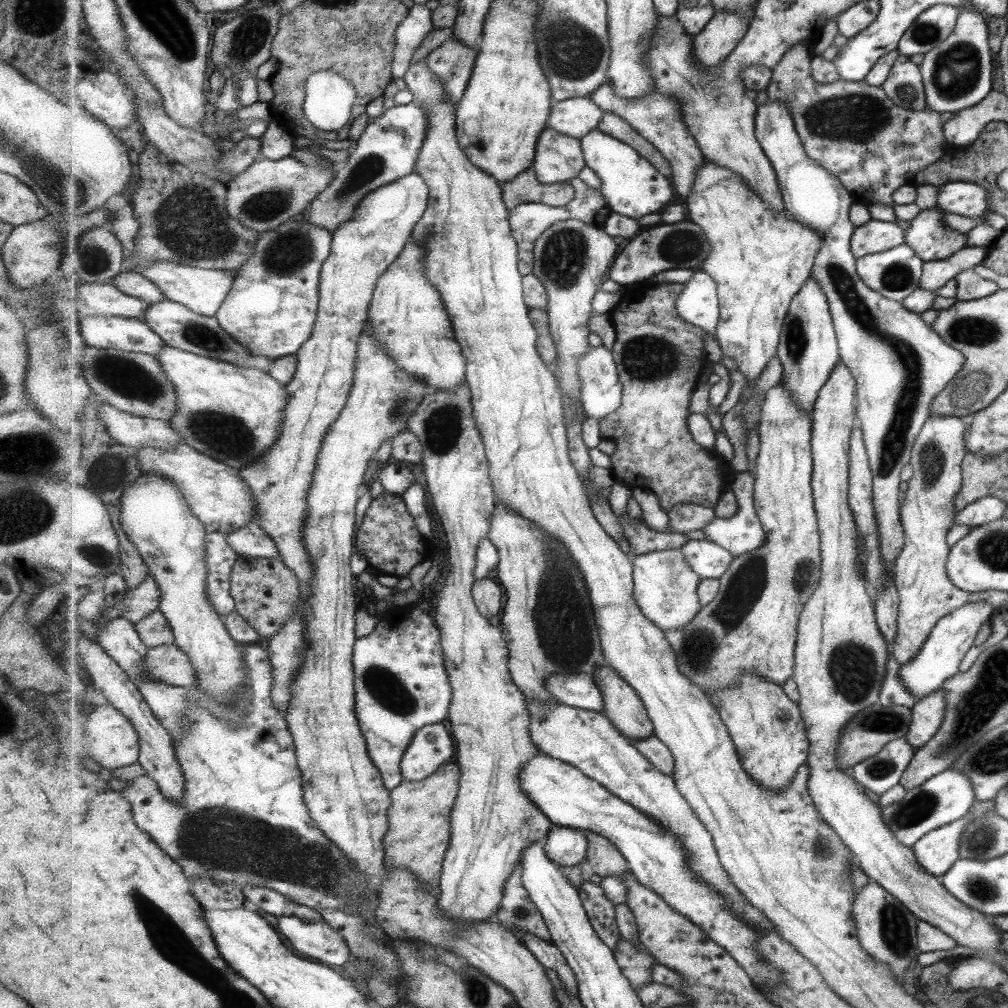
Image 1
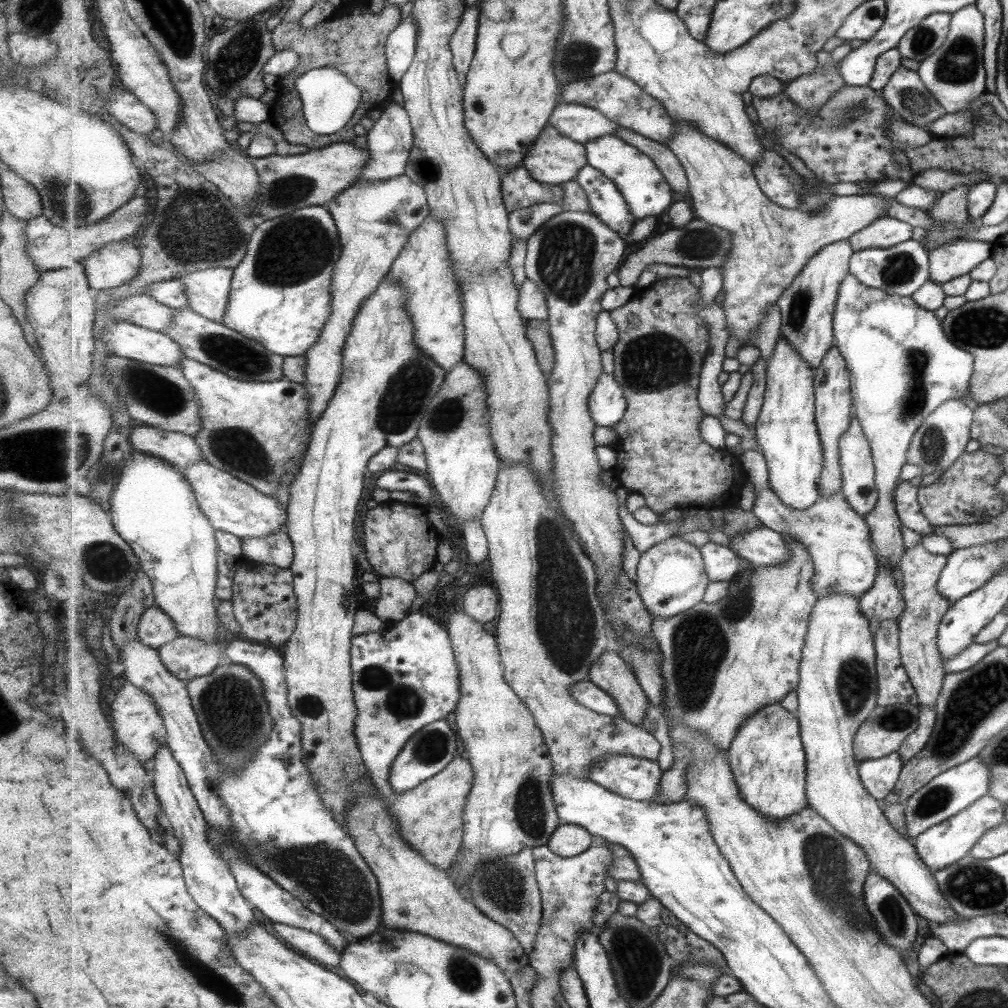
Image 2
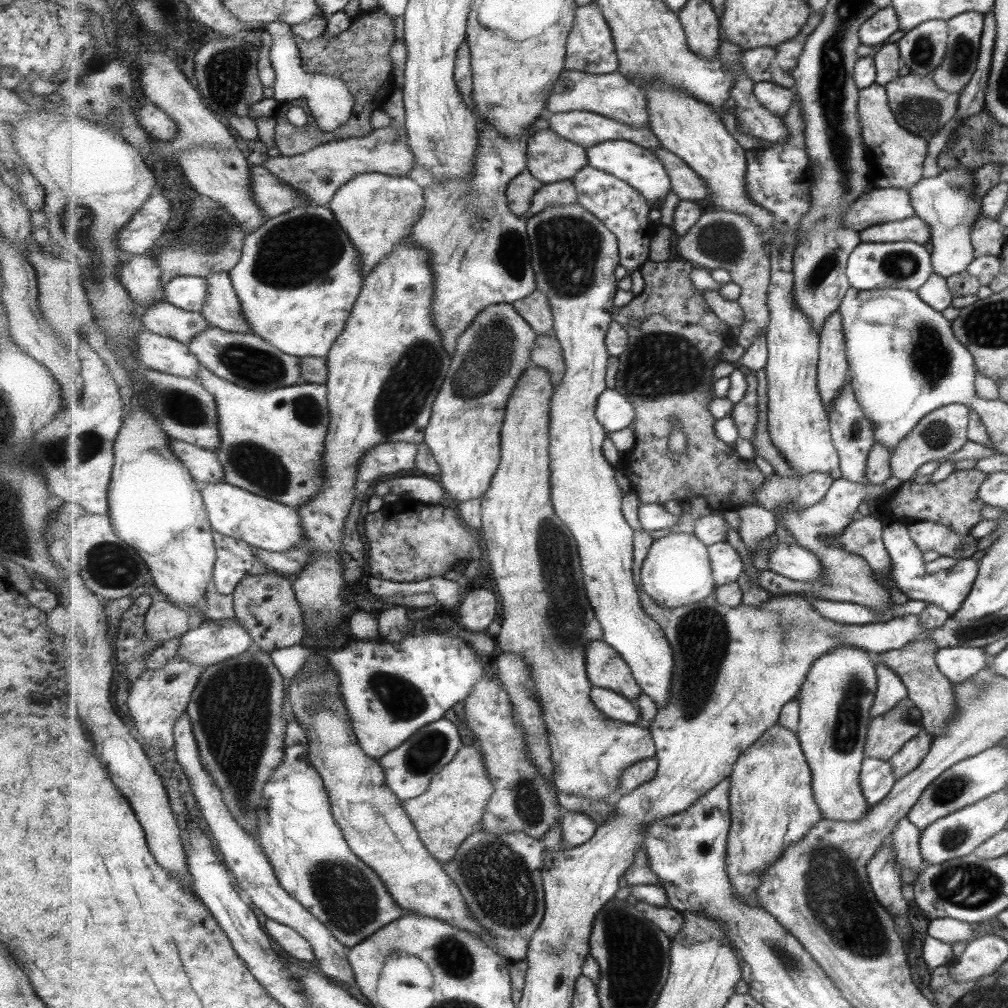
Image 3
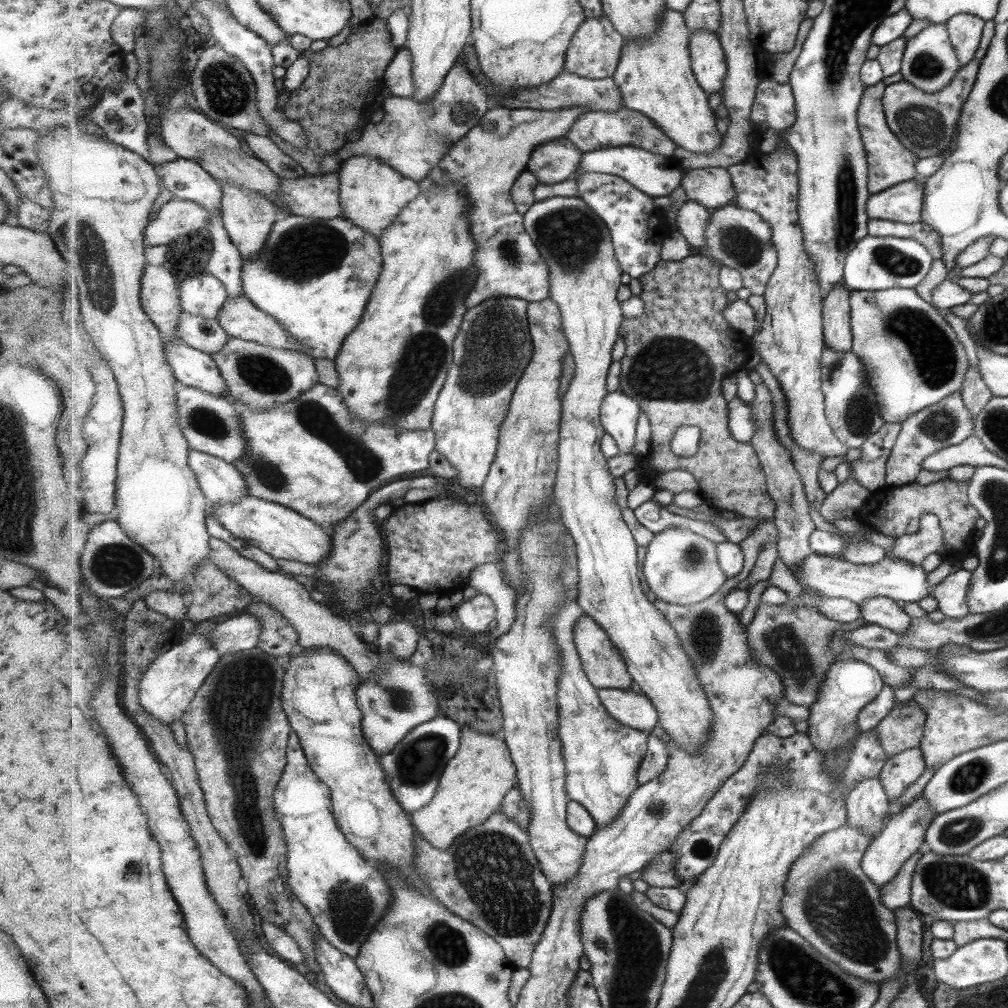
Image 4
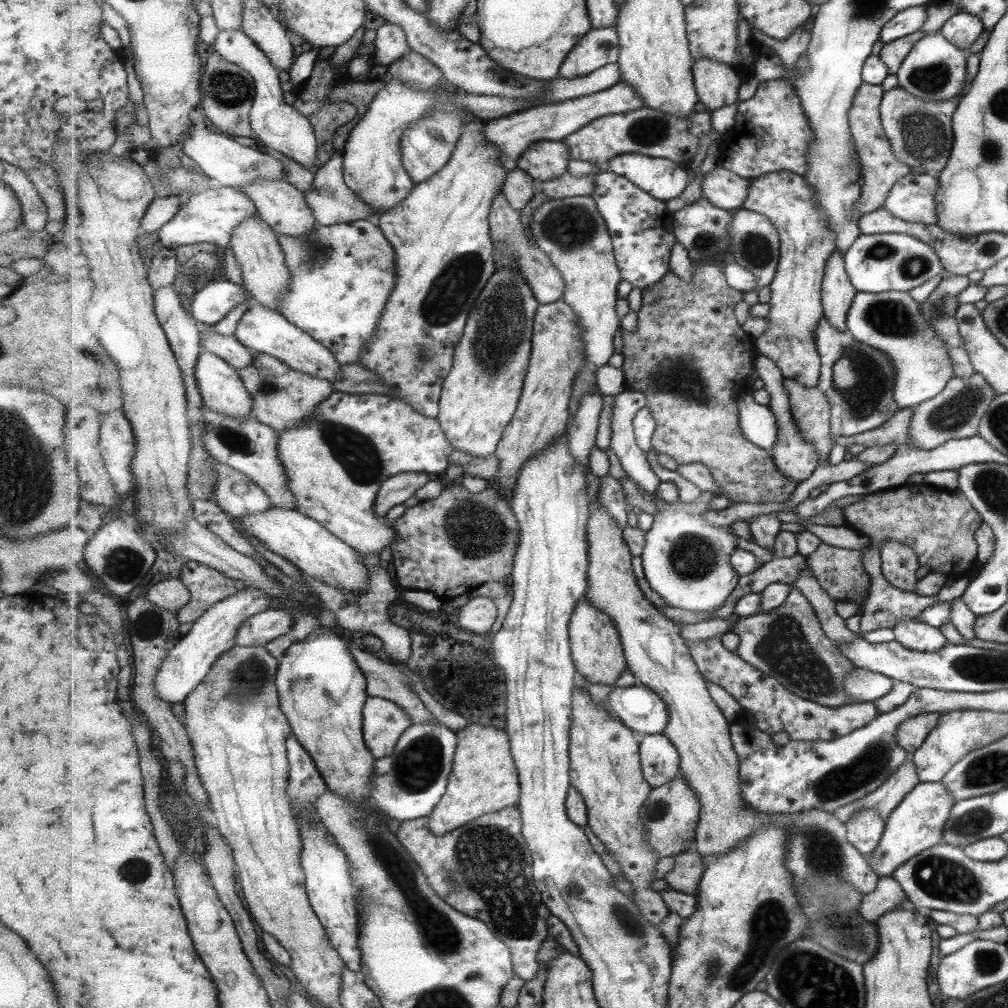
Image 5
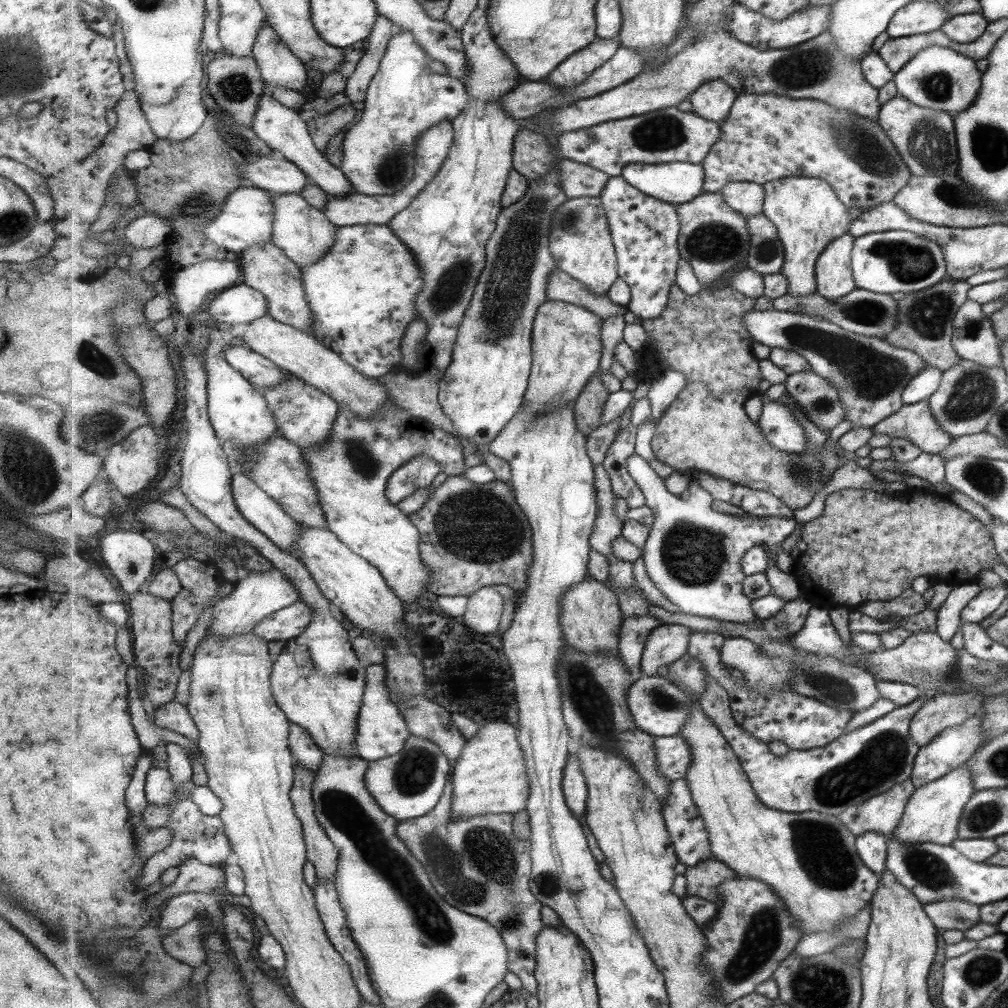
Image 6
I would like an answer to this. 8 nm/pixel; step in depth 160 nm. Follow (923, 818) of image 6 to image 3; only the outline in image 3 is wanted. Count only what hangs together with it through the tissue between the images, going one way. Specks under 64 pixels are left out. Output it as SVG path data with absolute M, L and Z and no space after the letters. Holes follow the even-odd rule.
M887 840L867 863L871 890L892 918L907 914L907 902L901 898L901 877L897 871L897 854Z

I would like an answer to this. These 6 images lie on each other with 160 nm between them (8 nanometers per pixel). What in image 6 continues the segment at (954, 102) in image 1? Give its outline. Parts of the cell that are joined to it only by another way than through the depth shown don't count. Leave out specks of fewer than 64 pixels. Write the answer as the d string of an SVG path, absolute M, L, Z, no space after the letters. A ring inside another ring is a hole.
M966 13L948 17L940 31L958 43L973 42L984 33L986 19L981 13Z

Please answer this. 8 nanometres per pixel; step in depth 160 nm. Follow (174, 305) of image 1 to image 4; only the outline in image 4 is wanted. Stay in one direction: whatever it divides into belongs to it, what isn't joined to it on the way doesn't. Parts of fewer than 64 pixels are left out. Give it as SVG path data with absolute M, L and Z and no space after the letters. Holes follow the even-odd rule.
M230 336L223 351L212 356L226 378L228 390L239 402L252 410L268 410L301 398L309 389L320 383L316 360L303 353L275 349L262 343Z

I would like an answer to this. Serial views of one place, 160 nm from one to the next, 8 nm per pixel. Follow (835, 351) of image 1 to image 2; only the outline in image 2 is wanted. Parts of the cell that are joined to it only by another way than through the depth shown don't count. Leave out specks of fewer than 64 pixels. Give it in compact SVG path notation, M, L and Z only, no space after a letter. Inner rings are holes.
M850 240L837 241L825 246L803 267L794 284L776 302L782 308L783 342L789 342L814 368L822 364L827 351L836 345L834 318L842 282L850 273L850 260L855 249Z

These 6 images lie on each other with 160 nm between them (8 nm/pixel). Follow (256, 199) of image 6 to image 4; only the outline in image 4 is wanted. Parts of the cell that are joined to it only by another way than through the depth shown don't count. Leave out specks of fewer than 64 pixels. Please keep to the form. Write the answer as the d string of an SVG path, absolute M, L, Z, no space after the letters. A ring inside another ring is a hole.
M172 198L145 229L147 246L172 244L180 236L191 236L203 228L209 229L210 220L211 214L207 214L201 204Z

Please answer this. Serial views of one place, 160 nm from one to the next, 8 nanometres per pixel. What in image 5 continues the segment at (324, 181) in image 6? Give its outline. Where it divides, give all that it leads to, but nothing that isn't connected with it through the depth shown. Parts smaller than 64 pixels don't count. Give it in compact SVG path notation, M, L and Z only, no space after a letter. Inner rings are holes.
M222 30L214 44L215 52L222 54L228 62L247 70L256 83L256 101L251 110L250 119L255 138L263 148L279 151L287 158L302 164L315 172L321 167L318 139L312 122L300 114L292 104L283 98L285 87L279 80L279 68L271 63L270 58L258 47L253 38L249 38L242 30Z

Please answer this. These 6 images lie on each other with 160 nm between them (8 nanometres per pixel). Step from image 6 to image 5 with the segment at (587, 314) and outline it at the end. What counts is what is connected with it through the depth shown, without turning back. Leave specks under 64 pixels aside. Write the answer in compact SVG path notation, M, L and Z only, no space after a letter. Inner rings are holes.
M565 301L540 305L534 322L532 357L522 400L518 404L514 420L507 425L495 452L500 460L499 474L495 480L490 481L499 486L507 497L514 493L522 466L567 434L572 417L570 404L574 382L582 367L588 364L583 338L584 326L571 305Z

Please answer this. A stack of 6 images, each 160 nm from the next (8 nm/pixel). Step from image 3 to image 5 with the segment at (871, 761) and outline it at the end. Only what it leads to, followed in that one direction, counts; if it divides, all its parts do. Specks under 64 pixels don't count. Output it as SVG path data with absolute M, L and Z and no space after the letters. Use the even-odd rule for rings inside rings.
M864 808L847 821L849 842L854 843L864 855L870 855L878 846L885 829L885 820L874 808Z

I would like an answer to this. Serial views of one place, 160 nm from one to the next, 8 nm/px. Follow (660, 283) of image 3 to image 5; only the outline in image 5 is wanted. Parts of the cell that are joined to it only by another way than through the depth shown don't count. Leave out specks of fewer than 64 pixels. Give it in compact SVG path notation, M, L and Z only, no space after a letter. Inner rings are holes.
M713 264L699 265L695 267L694 276L690 279L683 279L677 276L672 270L659 284L648 286L642 291L642 304L638 312L639 326L637 330L631 332L630 330L622 331L623 354L625 355L625 364L622 368L626 374L626 381L628 382L628 390L641 391L647 395L648 407L651 409L656 420L656 431L652 438L653 449L659 453L667 454L673 458L680 466L682 464L693 464L694 462L702 462L708 466L720 486L720 494L717 496L725 496L730 500L730 504L735 503L761 503L777 504L787 502L796 493L798 482L792 478L787 478L780 472L779 467L774 459L774 454L770 450L765 450L763 447L757 446L751 442L744 434L741 426L741 417L739 410L739 399L743 392L750 391L750 386L746 384L747 378L756 370L756 358L759 352L756 350L755 337L747 334L743 330L742 323L736 317L736 308L740 302L745 300L744 292L739 292L731 288L727 284L725 272L719 266Z

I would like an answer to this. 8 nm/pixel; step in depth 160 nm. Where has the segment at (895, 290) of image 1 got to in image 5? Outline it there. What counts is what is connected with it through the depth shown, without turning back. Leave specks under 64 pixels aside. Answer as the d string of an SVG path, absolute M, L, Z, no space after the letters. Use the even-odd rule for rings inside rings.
M863 234L844 254L847 272L853 286L861 292L879 294L887 290L907 292L923 282L931 282L937 274L947 275L934 249L910 234Z

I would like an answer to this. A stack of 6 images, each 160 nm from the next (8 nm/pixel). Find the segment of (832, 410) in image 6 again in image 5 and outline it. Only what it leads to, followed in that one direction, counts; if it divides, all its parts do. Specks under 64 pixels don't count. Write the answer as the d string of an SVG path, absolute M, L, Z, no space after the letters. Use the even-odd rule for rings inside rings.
M786 379L784 385L790 394L793 416L798 427L808 441L817 445L821 464L821 457L833 450L834 442L829 396L818 386L808 387L795 379Z

